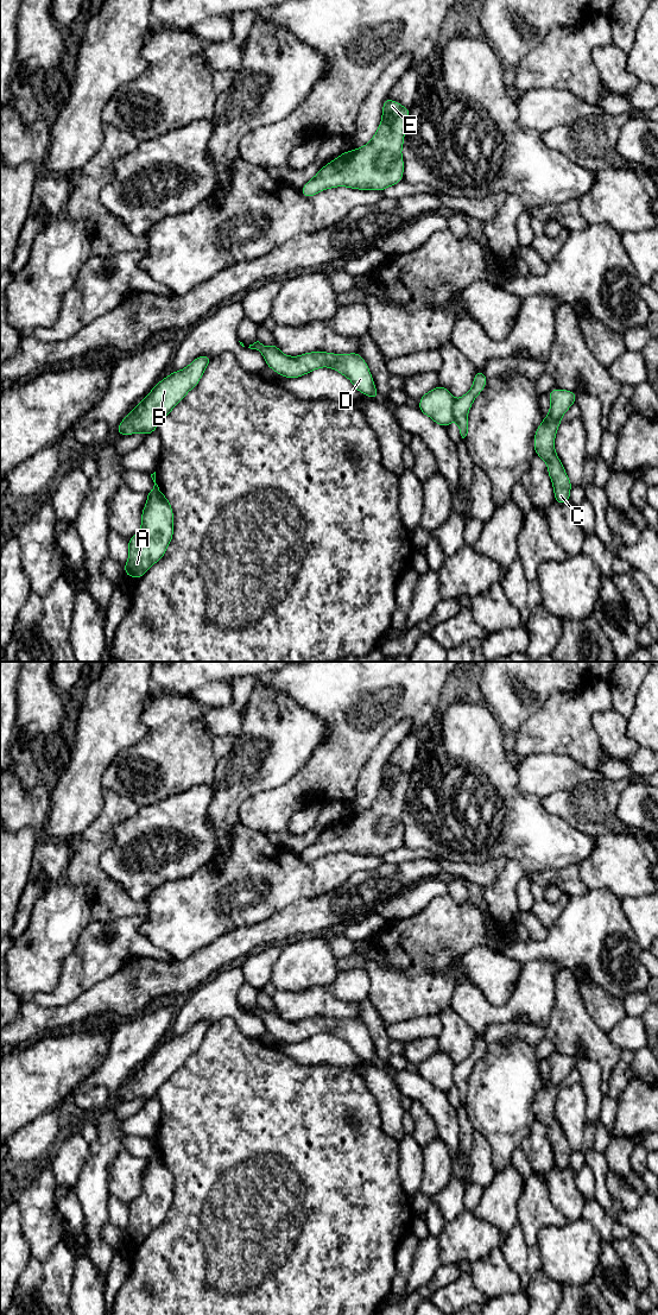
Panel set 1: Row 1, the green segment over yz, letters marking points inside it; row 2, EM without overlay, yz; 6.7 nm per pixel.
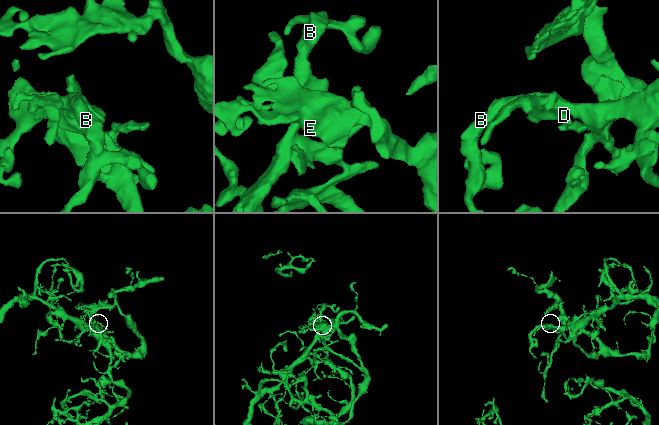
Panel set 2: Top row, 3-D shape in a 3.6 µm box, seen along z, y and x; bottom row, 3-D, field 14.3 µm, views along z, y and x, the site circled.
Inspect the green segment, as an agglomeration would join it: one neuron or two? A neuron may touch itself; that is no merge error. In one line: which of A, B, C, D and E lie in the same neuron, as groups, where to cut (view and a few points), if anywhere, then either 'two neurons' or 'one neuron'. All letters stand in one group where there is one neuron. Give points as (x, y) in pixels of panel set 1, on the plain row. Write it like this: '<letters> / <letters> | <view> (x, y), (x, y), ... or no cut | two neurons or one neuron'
A B D / C E | yz (455, 1066), (453, 1083) | two neurons

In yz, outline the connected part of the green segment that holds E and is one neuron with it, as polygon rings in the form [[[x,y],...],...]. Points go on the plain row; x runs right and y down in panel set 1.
[[[387,761],[373,803],[365,811],[342,817],[325,829],[304,849],[302,860],[309,864],[337,852],[382,856],[400,848],[404,839],[401,814],[409,784],[410,773]]]

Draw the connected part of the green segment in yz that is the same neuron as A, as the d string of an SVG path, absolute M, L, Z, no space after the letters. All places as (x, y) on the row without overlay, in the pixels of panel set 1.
M156 1137L151 1139L154 1148L147 1158L141 1177L141 1193L128 1203L128 1226L124 1231L125 1240L140 1244L165 1220L173 1202L173 1176L169 1164L162 1159L156 1149Z

